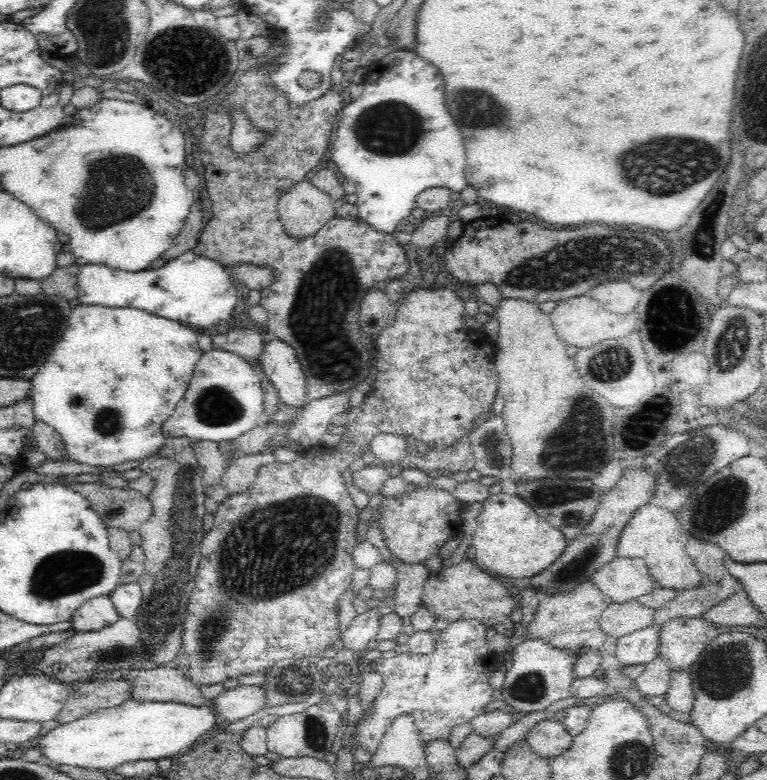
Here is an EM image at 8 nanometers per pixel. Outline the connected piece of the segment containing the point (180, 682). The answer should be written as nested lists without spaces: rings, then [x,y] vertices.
[[[177,668],[136,669],[122,679],[133,684],[131,699],[136,698],[138,702],[174,702],[190,707],[202,707],[209,703],[200,686],[183,678]]]

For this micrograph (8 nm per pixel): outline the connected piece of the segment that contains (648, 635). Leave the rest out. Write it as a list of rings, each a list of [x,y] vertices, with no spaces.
[[[655,624],[631,632],[617,640],[615,657],[624,666],[652,662],[658,657],[658,638],[660,627]]]

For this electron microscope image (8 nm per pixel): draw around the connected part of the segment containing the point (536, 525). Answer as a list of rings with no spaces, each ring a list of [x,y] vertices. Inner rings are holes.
[[[512,494],[483,496],[483,508],[472,535],[470,556],[481,566],[506,578],[530,578],[562,556],[568,543],[562,531],[532,512],[524,499]]]

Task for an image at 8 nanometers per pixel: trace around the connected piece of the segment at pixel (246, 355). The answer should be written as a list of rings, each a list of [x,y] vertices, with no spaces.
[[[235,330],[228,334],[218,334],[212,338],[214,349],[240,355],[246,362],[259,362],[265,343],[262,336],[252,330]]]

